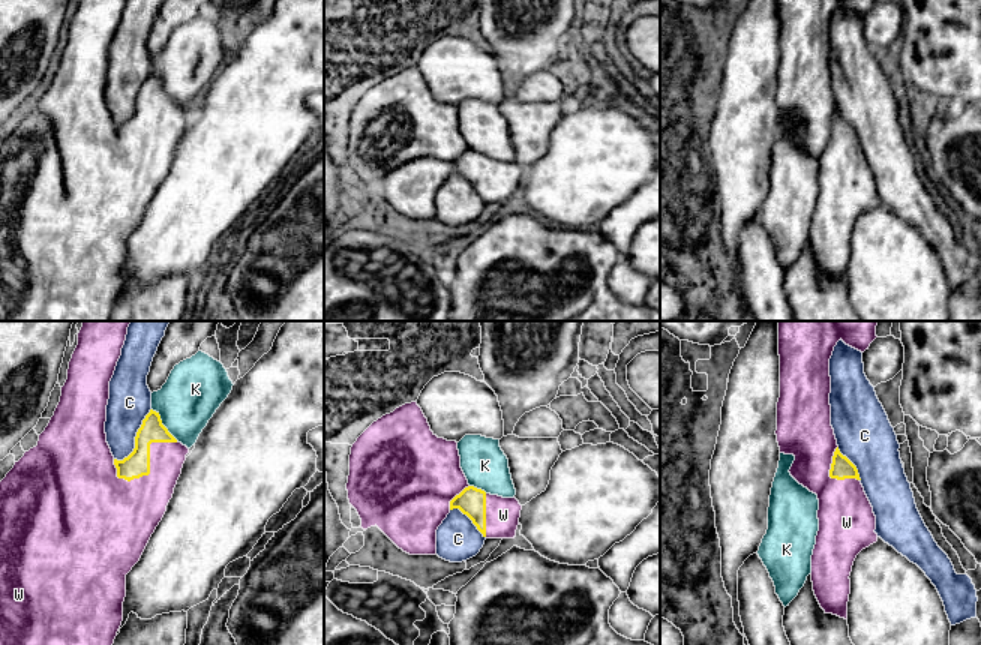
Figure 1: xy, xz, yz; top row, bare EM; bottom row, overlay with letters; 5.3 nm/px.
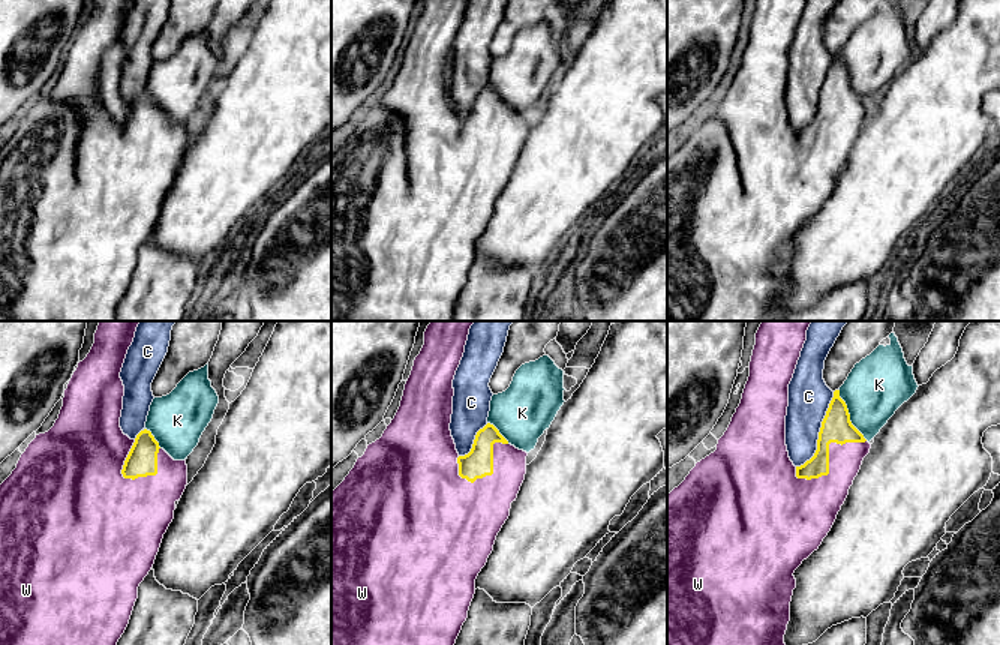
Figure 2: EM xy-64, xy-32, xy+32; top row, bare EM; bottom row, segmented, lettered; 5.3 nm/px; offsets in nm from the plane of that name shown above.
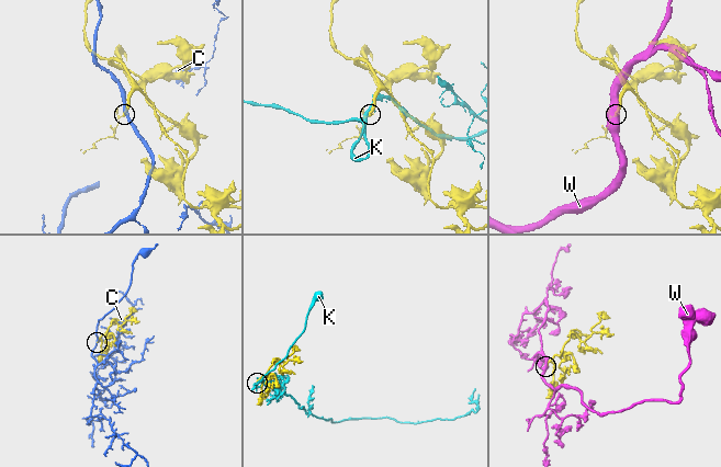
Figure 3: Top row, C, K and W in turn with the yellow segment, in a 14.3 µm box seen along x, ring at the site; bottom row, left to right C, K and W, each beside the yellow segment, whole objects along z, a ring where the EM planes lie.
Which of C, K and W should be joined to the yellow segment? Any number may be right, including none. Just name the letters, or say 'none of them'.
W

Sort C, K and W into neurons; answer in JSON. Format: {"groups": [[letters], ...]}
{"groups": [["C"], ["K"], ["W"]]}

